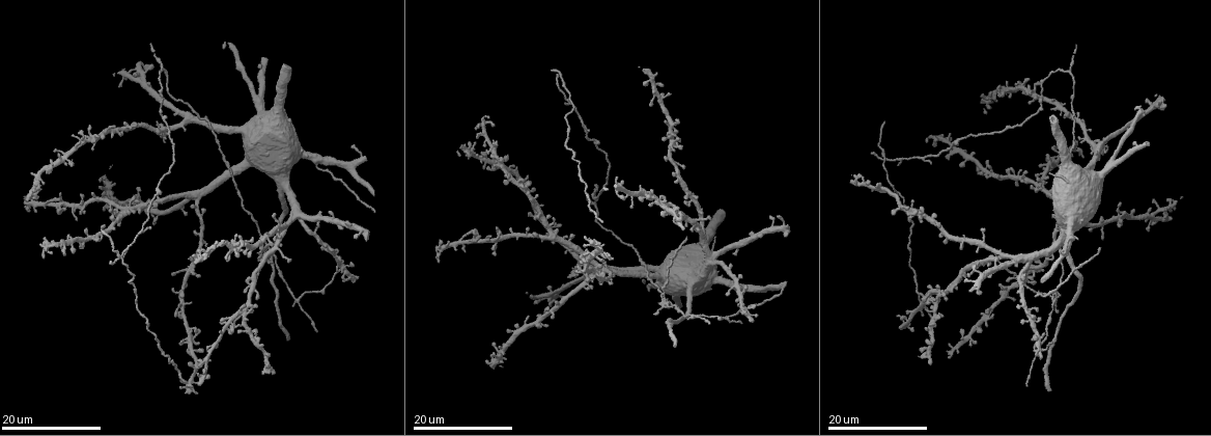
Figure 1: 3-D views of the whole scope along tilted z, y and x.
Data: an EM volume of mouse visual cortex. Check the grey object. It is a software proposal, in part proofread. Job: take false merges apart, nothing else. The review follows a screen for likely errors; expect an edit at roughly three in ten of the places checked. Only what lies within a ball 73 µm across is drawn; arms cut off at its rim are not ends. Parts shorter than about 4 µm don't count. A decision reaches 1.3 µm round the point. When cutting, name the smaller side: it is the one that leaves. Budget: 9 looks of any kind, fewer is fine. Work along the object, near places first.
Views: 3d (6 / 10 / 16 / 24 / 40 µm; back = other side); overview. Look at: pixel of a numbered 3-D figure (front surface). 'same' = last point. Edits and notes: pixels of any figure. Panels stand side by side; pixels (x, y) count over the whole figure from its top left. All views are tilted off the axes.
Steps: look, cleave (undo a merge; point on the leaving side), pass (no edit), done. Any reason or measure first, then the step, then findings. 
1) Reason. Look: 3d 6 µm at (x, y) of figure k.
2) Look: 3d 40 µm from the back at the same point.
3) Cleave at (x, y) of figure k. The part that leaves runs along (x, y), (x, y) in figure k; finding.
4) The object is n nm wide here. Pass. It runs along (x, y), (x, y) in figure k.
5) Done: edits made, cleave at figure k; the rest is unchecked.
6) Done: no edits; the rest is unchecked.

Three-way junction. Look: 3d 24 µm at (1056, 293) of figure 1.

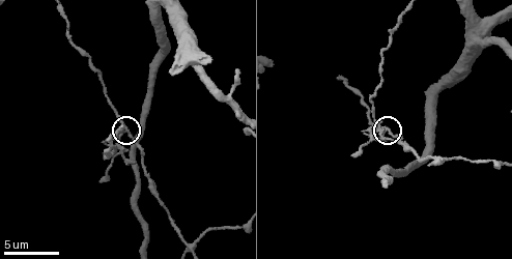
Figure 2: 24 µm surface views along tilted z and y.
Closer look. Look: 3d 6 µm at (385, 134) of figure 2.

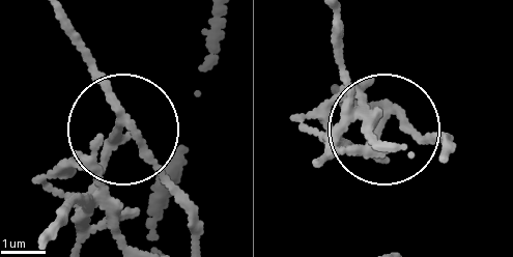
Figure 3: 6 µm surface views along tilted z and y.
The object is 150 nm wide here. Cleave at (68, 168) of figure 3. Two neurons meet here.

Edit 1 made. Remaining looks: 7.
Four-way junction. Look: 3d 10 µm at (440, 158) of figure 2.

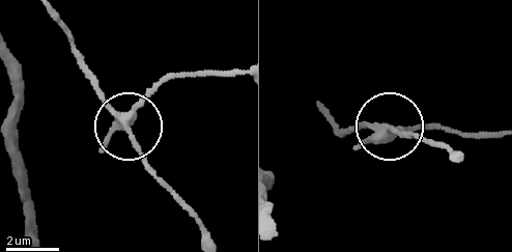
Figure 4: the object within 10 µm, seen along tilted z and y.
From behind. Look: 3d 10 µm from the back at (386, 129) of figure 4.

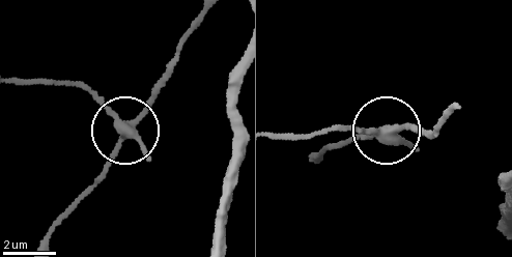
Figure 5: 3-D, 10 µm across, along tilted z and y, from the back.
Cleave at (147, 154) of figure 5. The part that leaves runs along (123, 123), (85, 89), (50, 80), (18, 83) in figure 5; two neurons meet here.

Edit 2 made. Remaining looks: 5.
Four or more arms meet. Look: 3d 16 µm at (242, 312) of figure 1.

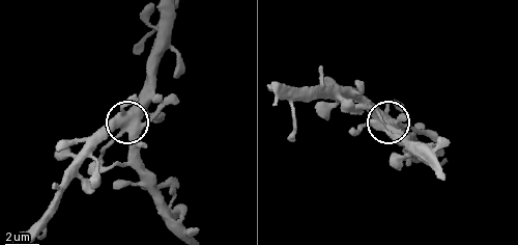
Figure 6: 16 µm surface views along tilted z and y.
Closer look. Look: 3d 6 µm at (122, 127) of figure 6.

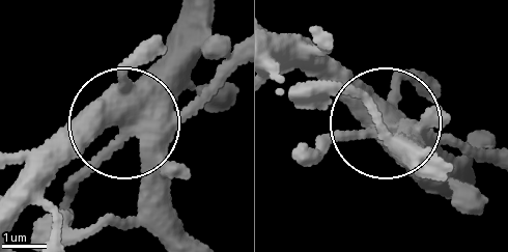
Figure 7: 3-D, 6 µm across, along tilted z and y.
4 arms meet here. Pass. It runs along (202, 21), (61, 202) in figure 7; continuous, no second neuron.

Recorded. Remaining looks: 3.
Branch point. Look: 3d 24 µm at (1069, 71) of figure 1.

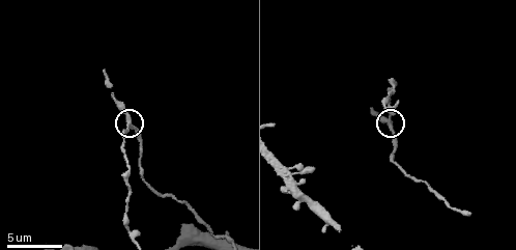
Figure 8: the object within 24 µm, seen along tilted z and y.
Look: 3d 10 µm at (129, 124) of figure 8.

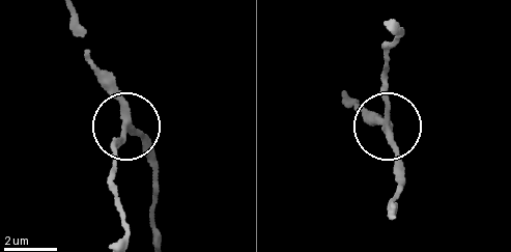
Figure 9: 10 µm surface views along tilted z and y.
The object is 230 nm wide here. Pass. It runs along (161, 238), (154, 150), (122, 117), (116, 91), (102, 72) in figure 9; continuous, no second neuron.

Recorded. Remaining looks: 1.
Done: edits made, cleave at figure 3, cleave at figure 5; the rest is unchecked.

